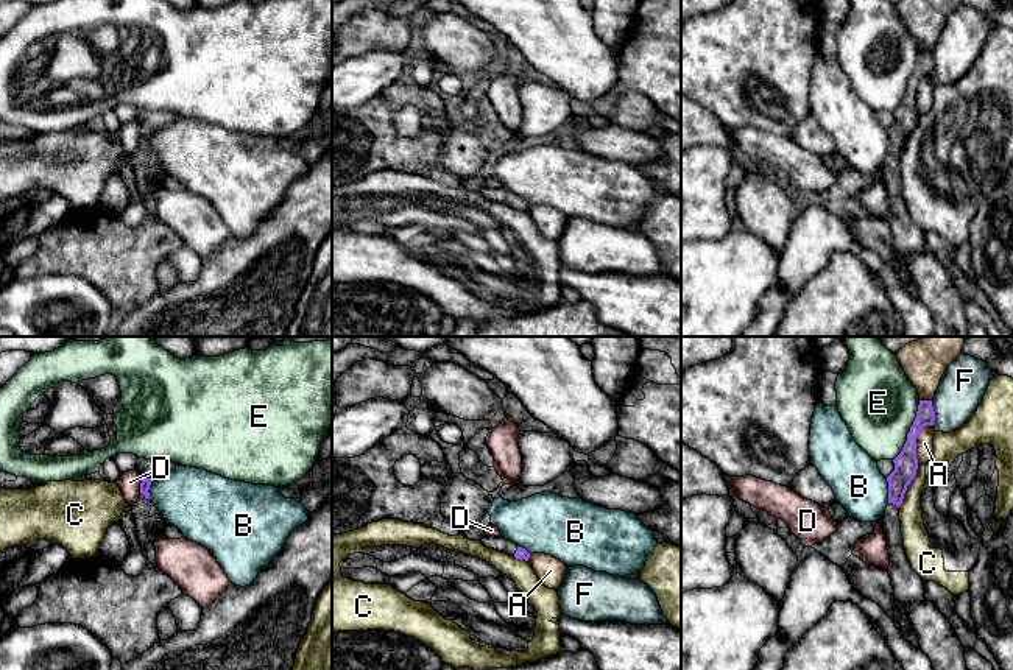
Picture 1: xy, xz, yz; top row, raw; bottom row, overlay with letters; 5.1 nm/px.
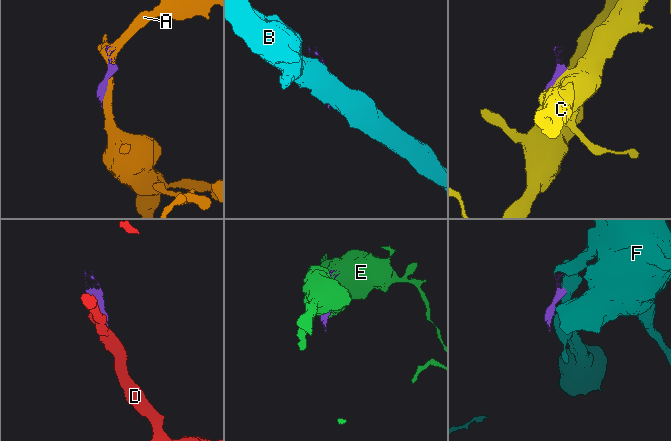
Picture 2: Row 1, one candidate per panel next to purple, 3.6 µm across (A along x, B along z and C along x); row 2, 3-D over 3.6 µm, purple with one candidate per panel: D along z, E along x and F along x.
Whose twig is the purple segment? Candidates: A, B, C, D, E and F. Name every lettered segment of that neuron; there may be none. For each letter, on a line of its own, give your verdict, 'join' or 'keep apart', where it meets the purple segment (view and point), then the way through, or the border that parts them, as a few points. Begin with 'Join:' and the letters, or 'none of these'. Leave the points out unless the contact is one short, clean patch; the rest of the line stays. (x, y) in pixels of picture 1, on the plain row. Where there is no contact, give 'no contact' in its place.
Join: none of these
A: keep apart; contact yz (915, 92)
B: keep apart; contact yz (889, 142); border yz (885, 130), (889, 153)
C: keep apart; contact yz (907, 136)
D: keep apart; contact xy (141, 136); border xy (142, 128), (139, 144)
E: keep apart; contact yz (910, 81)
F: keep apart; contact yz (934, 64); border yz (931, 52), (934, 75)

